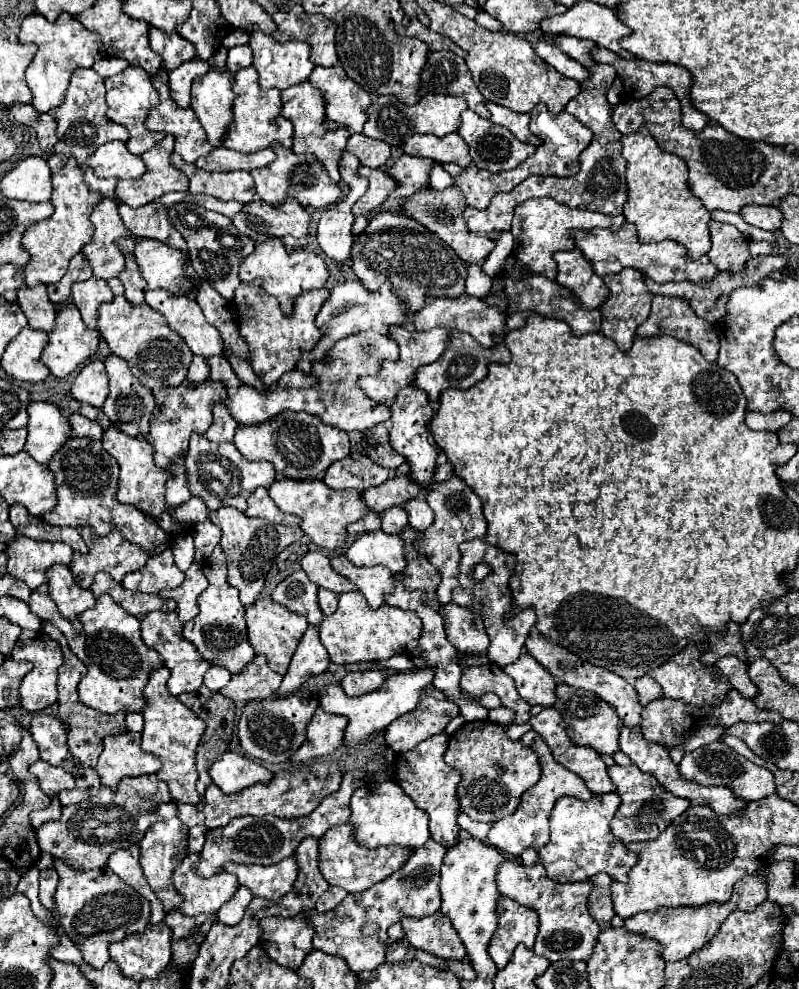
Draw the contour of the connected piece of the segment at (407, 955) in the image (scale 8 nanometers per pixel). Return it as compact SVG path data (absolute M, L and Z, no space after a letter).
M394 942L388 946L388 962L404 962L414 958L414 950L404 950L404 942Z

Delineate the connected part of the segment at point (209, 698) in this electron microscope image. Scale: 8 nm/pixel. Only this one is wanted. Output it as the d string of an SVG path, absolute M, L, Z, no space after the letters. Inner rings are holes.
M202 686L200 690L194 690L194 692L188 692L188 694L180 694L178 700L182 704L186 704L190 710L194 710L196 714L200 714L200 718L206 722L206 732L202 736L202 742L198 746L198 752L196 752L196 768L198 768L198 782L196 782L196 788L200 794L204 794L204 790L208 788L208 784L212 782L212 778L208 776L208 768L210 764L214 764L216 760L220 760L220 756L228 750L228 744L232 740L232 734L234 734L234 716L236 716L236 706L232 700L224 698L220 692L212 692L208 690L206 686Z

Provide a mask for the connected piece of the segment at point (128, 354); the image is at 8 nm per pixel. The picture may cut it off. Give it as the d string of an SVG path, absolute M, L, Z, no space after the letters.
M116 296L112 302L100 306L98 330L112 354L124 358L130 364L132 374L150 390L158 390L160 386L176 386L186 378L192 352L188 350L186 342L168 326L166 318L148 304L134 306L124 296Z

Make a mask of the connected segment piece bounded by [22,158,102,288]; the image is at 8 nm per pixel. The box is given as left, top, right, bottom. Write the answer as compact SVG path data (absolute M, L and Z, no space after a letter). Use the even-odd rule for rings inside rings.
M70 158L68 164L52 176L52 186L52 204L56 212L48 220L30 226L22 238L22 246L32 254L32 260L24 266L26 284L30 288L36 284L52 284L66 274L72 256L76 256L82 246L92 240L94 226L90 222L90 214L102 200L98 198L98 194L88 190L88 186L84 184L84 170L76 164L74 158Z

